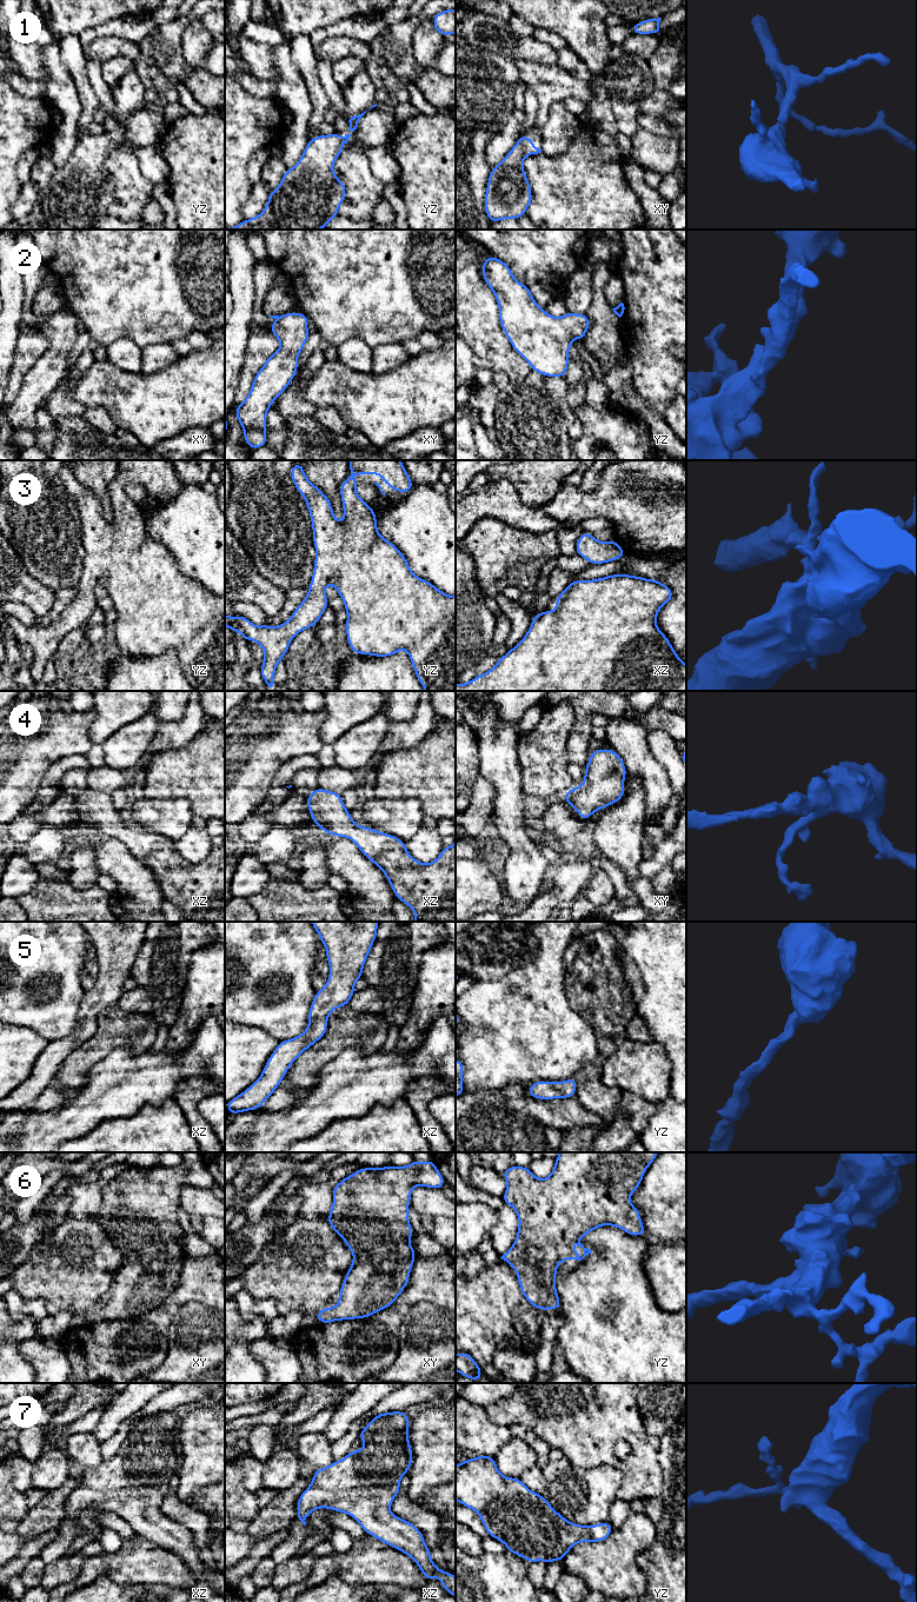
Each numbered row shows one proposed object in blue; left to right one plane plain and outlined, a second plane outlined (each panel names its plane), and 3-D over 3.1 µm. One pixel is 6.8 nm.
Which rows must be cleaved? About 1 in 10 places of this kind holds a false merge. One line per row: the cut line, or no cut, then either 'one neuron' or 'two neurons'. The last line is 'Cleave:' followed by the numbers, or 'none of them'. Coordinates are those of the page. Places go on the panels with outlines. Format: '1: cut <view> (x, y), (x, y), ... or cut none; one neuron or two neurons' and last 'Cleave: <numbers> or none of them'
1: cut none; one neuron
2: cut none; one neuron
3: cut none; one neuron
4: cut none; one neuron
5: cut none; one neuron
6: cut none; one neuron
7: cut none; one neuron
Cleave: none of them

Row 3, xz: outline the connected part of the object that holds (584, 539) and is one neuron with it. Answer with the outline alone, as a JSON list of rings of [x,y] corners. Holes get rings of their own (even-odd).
[[[583,532],[577,540],[576,552],[590,564],[599,565],[623,558],[626,551],[614,539],[598,541],[591,533]]]

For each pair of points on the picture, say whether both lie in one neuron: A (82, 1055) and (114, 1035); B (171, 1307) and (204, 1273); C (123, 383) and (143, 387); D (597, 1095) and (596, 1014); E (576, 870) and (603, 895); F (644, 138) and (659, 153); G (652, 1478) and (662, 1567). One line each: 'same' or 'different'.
A: same
B: same
C: same
D: same
E: different
F: same
G: different

